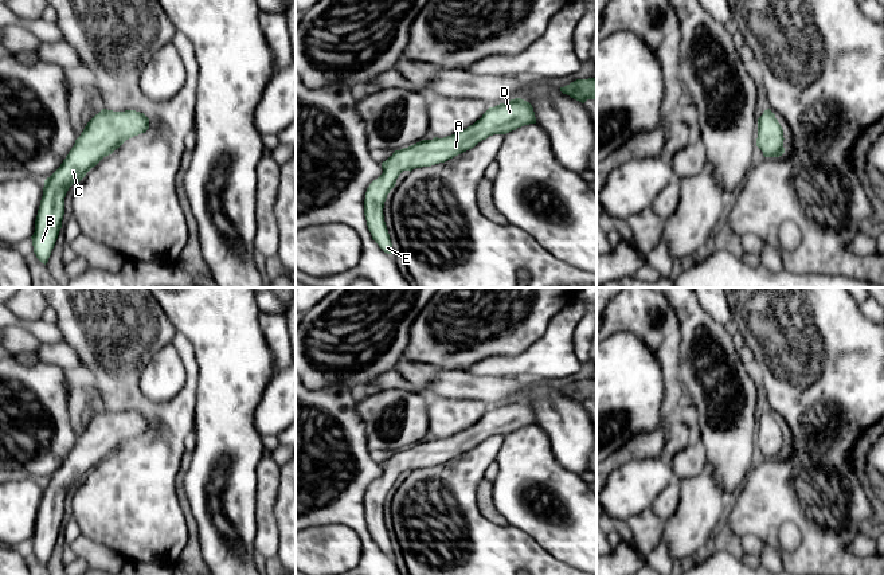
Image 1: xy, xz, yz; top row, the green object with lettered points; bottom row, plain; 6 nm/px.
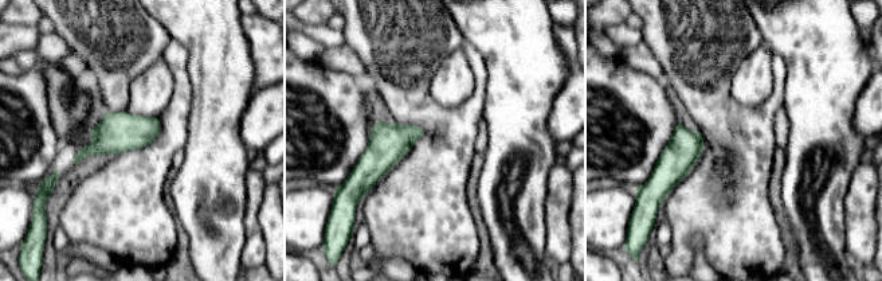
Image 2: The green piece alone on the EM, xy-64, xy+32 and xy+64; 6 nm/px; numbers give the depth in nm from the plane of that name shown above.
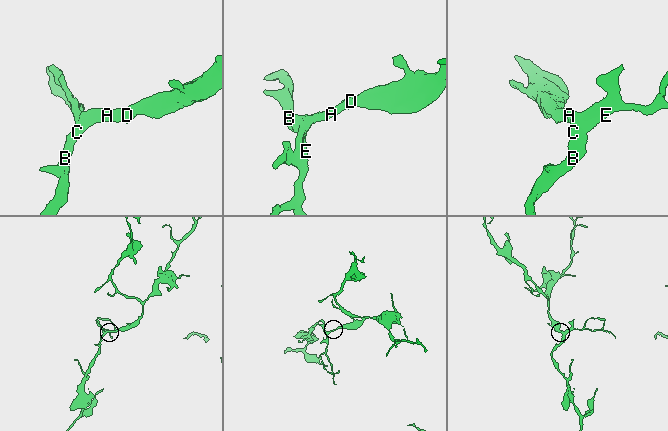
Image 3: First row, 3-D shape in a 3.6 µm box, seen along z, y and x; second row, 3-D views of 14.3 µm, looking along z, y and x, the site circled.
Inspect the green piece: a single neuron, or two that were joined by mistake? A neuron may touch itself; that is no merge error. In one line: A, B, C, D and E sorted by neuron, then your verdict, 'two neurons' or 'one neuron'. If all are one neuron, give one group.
A B C D E; one neuron

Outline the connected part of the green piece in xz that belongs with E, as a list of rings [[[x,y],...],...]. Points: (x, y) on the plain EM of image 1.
[[[515,399],[489,408],[480,421],[451,437],[422,441],[408,449],[395,451],[382,463],[383,474],[373,481],[365,493],[364,516],[372,540],[379,548],[392,555],[392,544],[384,523],[383,509],[390,492],[403,472],[431,468],[445,463],[493,435],[506,435],[524,426],[536,425],[533,408],[529,403]]]

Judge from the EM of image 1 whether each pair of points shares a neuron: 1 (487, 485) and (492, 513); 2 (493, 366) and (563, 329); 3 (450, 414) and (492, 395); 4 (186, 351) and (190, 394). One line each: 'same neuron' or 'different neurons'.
1: same neuron
2: same neuron
3: different neurons
4: same neuron

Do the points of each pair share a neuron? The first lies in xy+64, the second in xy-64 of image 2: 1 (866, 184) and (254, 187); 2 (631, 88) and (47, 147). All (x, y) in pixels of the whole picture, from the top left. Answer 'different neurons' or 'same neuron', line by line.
1: same neuron
2: same neuron

